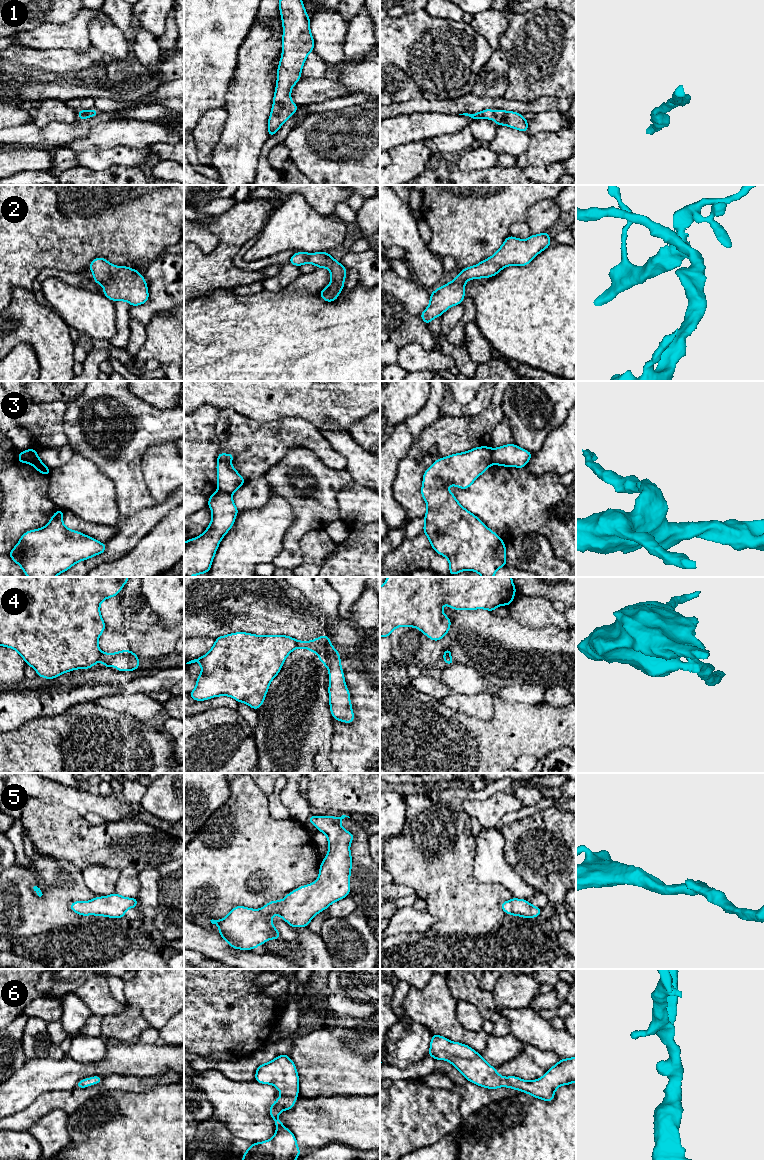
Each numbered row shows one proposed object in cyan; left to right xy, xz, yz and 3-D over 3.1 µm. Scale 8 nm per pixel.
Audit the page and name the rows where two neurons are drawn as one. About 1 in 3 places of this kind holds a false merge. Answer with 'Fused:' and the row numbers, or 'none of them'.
Fused: 3, 4

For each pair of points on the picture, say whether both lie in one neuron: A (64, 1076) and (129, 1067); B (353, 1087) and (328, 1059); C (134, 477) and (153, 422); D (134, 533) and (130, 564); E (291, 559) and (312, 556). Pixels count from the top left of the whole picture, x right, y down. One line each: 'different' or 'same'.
A: same
B: same
C: same
D: different
E: different

